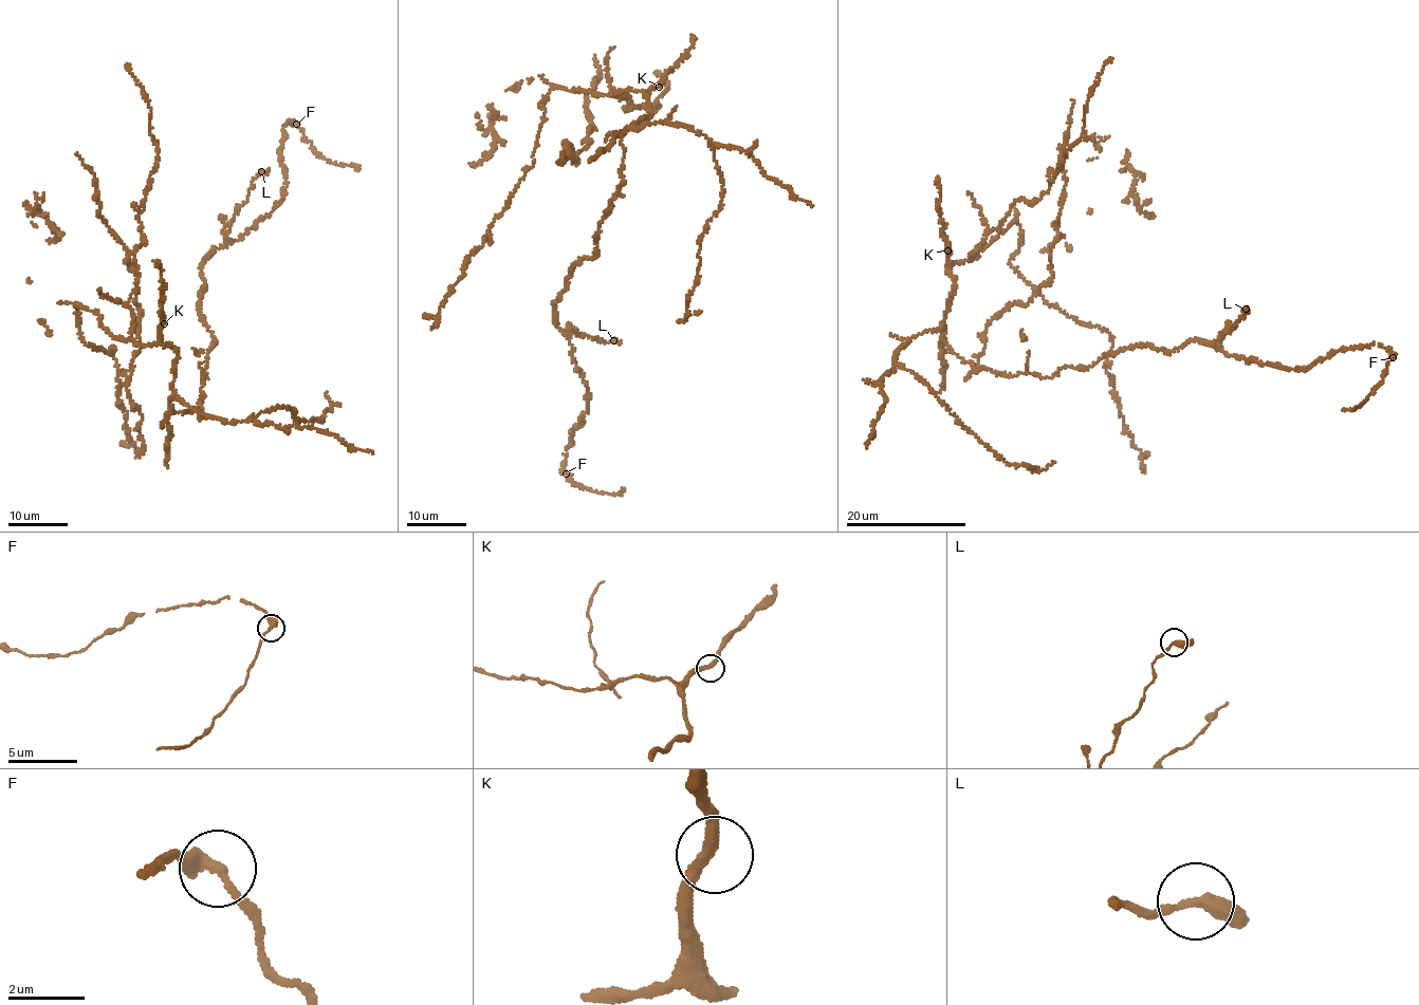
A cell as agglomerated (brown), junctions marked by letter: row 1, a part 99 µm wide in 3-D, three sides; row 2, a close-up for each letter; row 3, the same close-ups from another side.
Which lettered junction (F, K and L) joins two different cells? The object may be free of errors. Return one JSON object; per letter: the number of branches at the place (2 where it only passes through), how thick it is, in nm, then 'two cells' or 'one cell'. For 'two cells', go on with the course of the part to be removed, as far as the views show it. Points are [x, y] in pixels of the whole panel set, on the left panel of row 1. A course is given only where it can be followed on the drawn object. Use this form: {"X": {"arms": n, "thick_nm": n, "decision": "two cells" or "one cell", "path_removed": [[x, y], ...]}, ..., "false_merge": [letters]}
{"F": {"arms": 2, "thick_nm": 340, "decision": "two cells", "path_removed": [[297, 124], [313, 150], [325, 160], [355, 166], [357, 170]]}, "K": {"arms": 2, "thick_nm": 280, "decision": "one cell"}, "L": {"arms": 2, "thick_nm": 320, "decision": "one cell"}, "false_merge": ["F"]}

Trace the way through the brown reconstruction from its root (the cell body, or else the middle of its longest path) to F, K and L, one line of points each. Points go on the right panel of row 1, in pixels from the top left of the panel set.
F: (973, 366), (1051, 377), (1130, 347), (1171, 352), (1197, 340), (1292, 370), (1375, 343), (1393, 358)
K: (973, 366), (951, 352), (944, 340), (945, 311), (954, 284), (947, 250)
L: (973, 366), (1044, 377), (1067, 367), (1086, 369), (1135, 346), (1171, 352), (1197, 340), (1215, 347), (1246, 309)

